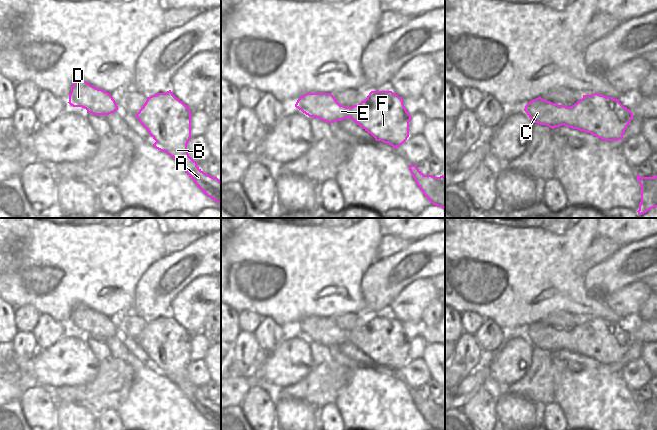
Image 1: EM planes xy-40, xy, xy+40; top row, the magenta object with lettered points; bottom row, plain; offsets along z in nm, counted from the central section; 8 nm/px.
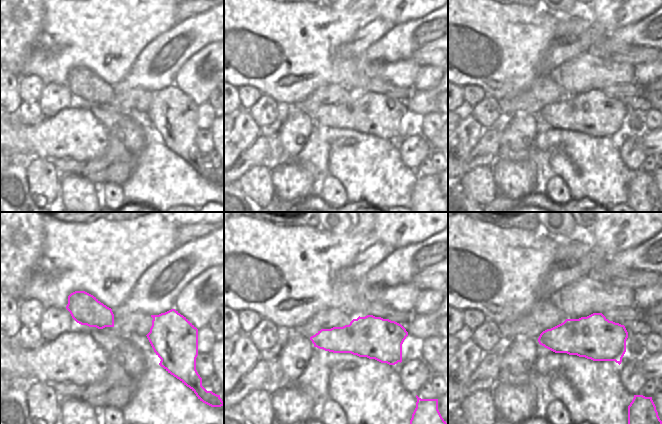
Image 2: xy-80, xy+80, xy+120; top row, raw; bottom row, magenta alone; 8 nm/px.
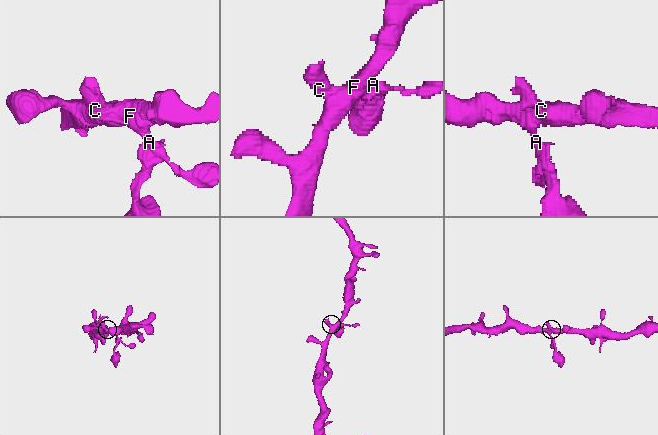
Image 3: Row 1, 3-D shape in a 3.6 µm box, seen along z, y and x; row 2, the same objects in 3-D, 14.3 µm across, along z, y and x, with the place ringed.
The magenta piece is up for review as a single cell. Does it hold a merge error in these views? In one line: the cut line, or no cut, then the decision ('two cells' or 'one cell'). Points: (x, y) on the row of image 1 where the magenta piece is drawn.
cut none; one cell

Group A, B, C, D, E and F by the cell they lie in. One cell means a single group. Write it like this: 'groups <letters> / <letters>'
groups A B C D E F

